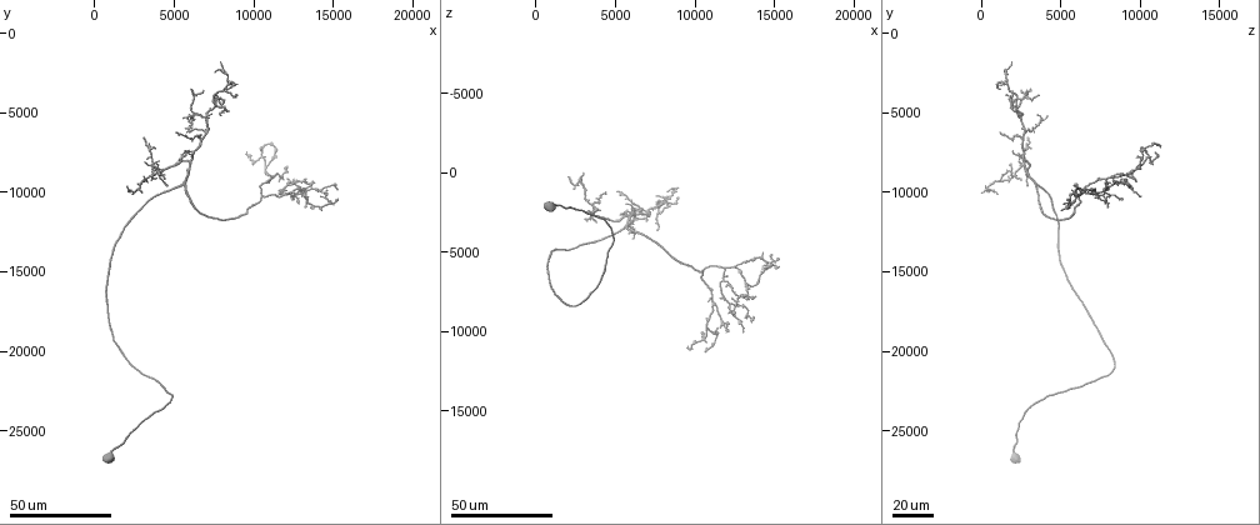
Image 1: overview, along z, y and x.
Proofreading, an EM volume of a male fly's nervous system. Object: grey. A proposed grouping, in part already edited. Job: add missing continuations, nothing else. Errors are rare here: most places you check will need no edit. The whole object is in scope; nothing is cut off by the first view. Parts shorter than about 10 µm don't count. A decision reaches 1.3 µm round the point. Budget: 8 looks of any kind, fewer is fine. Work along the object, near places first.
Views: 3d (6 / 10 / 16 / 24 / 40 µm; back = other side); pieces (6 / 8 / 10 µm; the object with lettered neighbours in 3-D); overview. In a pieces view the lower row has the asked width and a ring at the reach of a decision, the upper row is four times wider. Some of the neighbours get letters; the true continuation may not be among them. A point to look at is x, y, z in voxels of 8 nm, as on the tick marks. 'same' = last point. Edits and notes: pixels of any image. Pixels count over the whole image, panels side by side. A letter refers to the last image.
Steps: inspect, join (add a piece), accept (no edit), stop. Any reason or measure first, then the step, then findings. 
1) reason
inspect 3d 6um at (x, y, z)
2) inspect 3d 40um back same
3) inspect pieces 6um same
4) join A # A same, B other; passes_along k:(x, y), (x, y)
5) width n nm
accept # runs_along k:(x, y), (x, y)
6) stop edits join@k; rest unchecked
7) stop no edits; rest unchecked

tapers out
inspect 3d 24um at (7800, 1800, 2000)

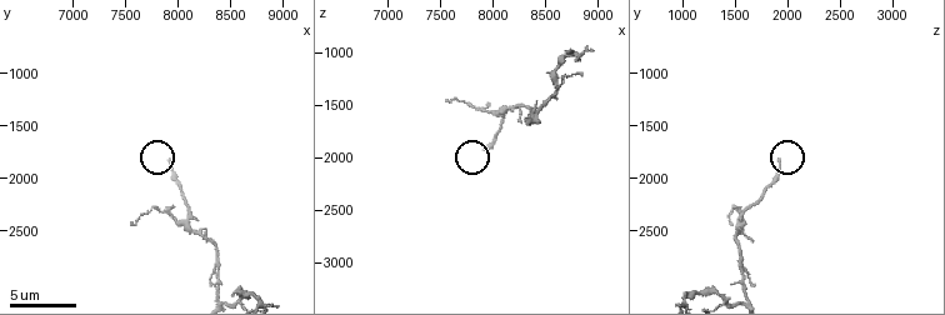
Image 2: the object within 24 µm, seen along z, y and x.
inspect pieces 10um at (7920, 1820, 1900)

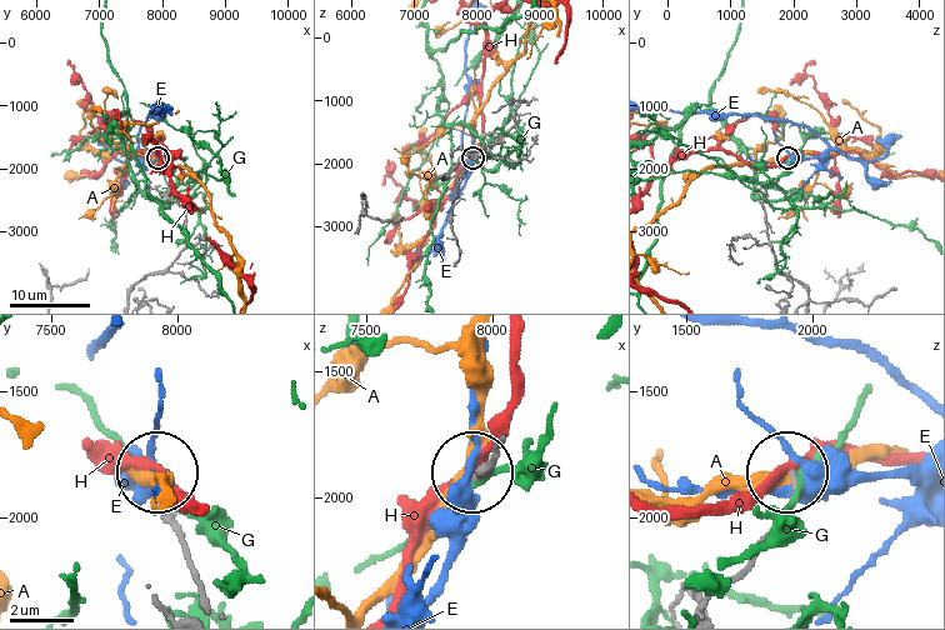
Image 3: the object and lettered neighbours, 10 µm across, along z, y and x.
accept # A other, E other, G other, H other; none of them fits

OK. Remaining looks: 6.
end of a long branch
inspect 3d 40um at (7600, 4000, 3600)

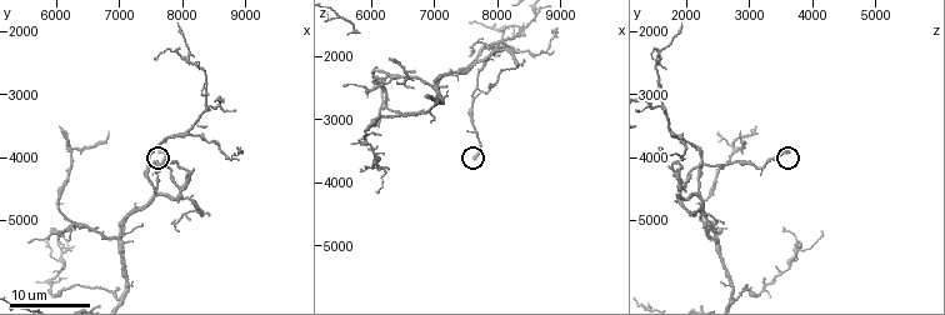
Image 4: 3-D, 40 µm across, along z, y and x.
inspect pieces 6um at (7650, 3900, 3600)

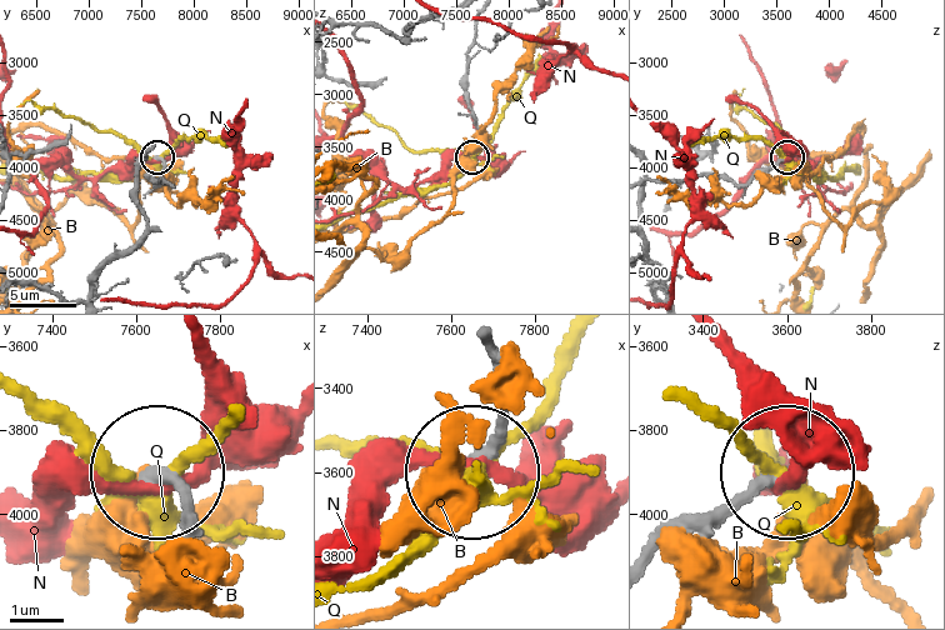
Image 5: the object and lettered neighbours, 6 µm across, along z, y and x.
accept # B other, N other, Q other; runs_along 5:(653, 551), (706, 533), (783, 475); none of them fits

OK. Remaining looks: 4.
thin end
inspect 3d 16um at (6800, 3600, 2900)

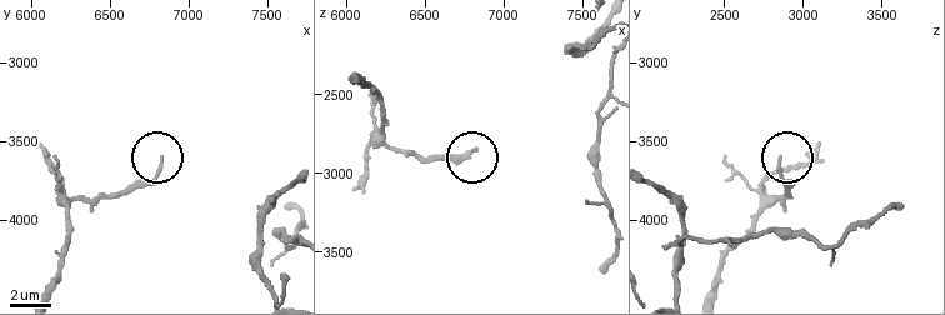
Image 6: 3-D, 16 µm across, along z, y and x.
inspect pieces 10um at (6820, 3600, 2860)

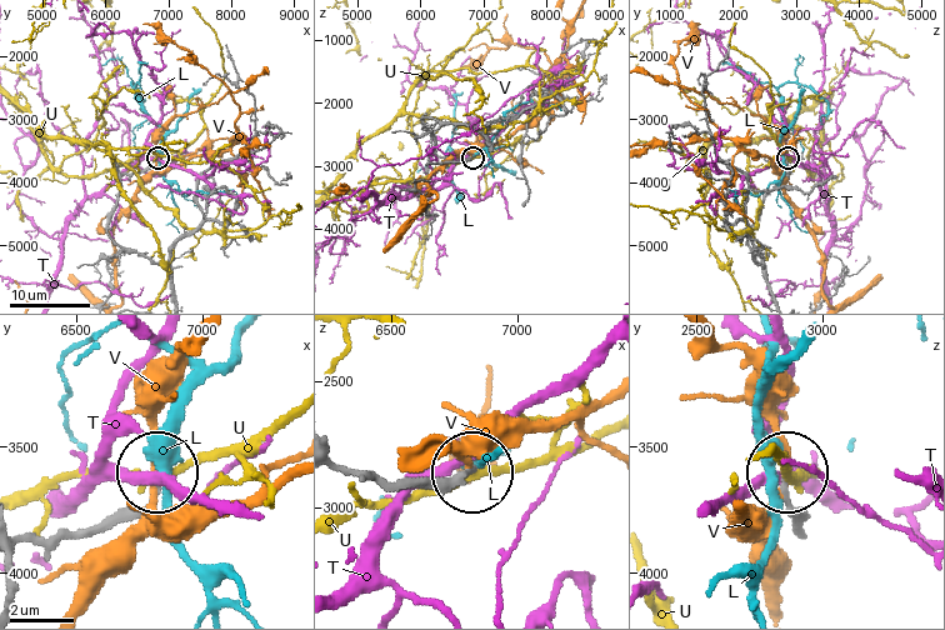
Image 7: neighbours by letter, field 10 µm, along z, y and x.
accept # L other, T other, U other, V other; runs_along 7:(335, 463), (391, 481), (473, 473); no lettered piece goes on from it

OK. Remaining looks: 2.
free end
inspect 3d 16um at (6100, 3500, 3100)

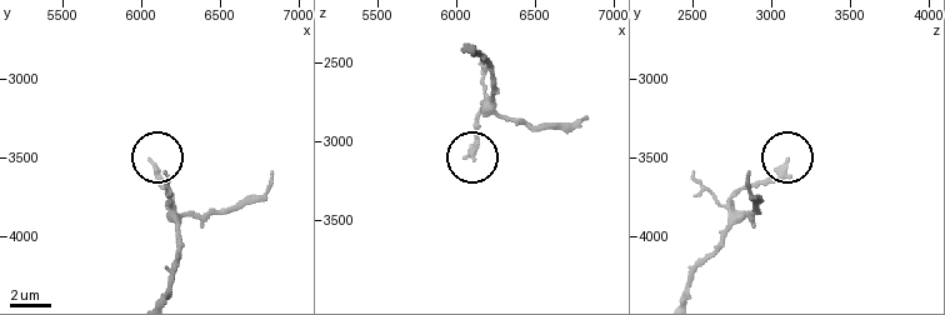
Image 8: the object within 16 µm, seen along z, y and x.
inspect pieces 10um at (6060, 3540, 3100)

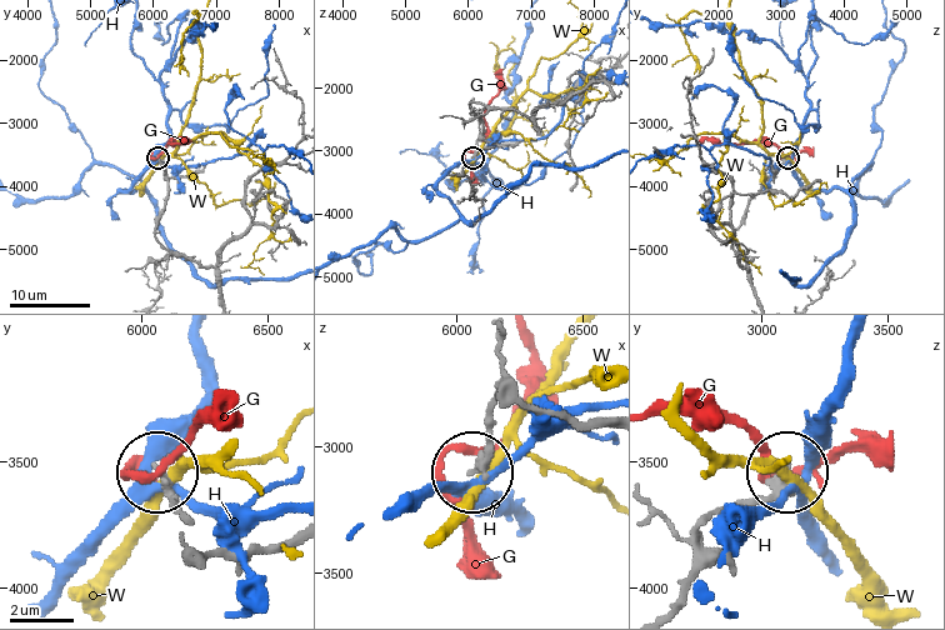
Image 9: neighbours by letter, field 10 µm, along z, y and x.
accept # G other, H other, W other; runs_along 9:(188, 259), (173, 254), (156, 236), (166, 195), (158, 158); no lettered piece goes on from it

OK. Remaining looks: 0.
stop no edits; rest unchecked

